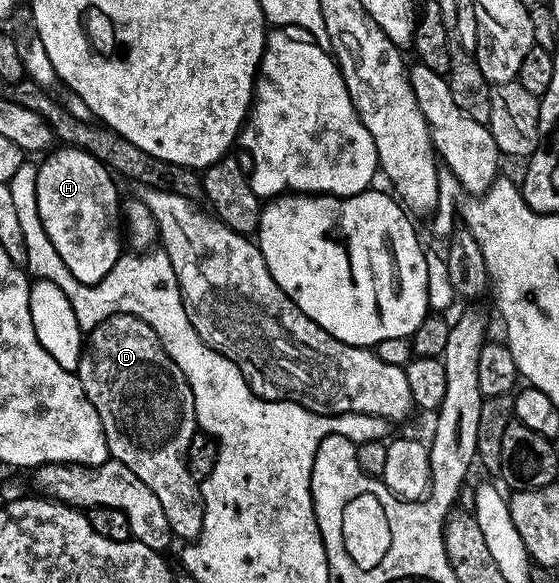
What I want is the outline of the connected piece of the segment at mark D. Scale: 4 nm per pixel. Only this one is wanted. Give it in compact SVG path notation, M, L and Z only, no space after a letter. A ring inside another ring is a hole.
M115 313L109 319L105 319L97 327L93 327L91 333L86 334L83 343L83 353L79 357L79 368L77 376L81 387L85 391L85 395L89 399L89 403L93 403L93 407L97 407L97 415L101 419L101 427L105 431L105 443L111 452L110 460L120 461L125 467L129 467L142 483L157 495L157 500L161 503L161 508L165 511L165 519L169 519L169 527L172 534L176 538L180 537L180 542L191 543L199 536L201 531L201 523L203 522L203 495L200 486L193 479L193 475L189 475L187 470L187 452L189 451L189 443L193 439L193 435L197 432L197 422L195 419L195 396L189 387L189 383L185 379L185 375L177 367L177 363L173 363L173 359L169 359L169 355L165 351L165 347L161 347L161 343L157 339L157 335L153 331L153 327L149 327L149 323L145 323L139 317L133 315L125 315L124 313Z

